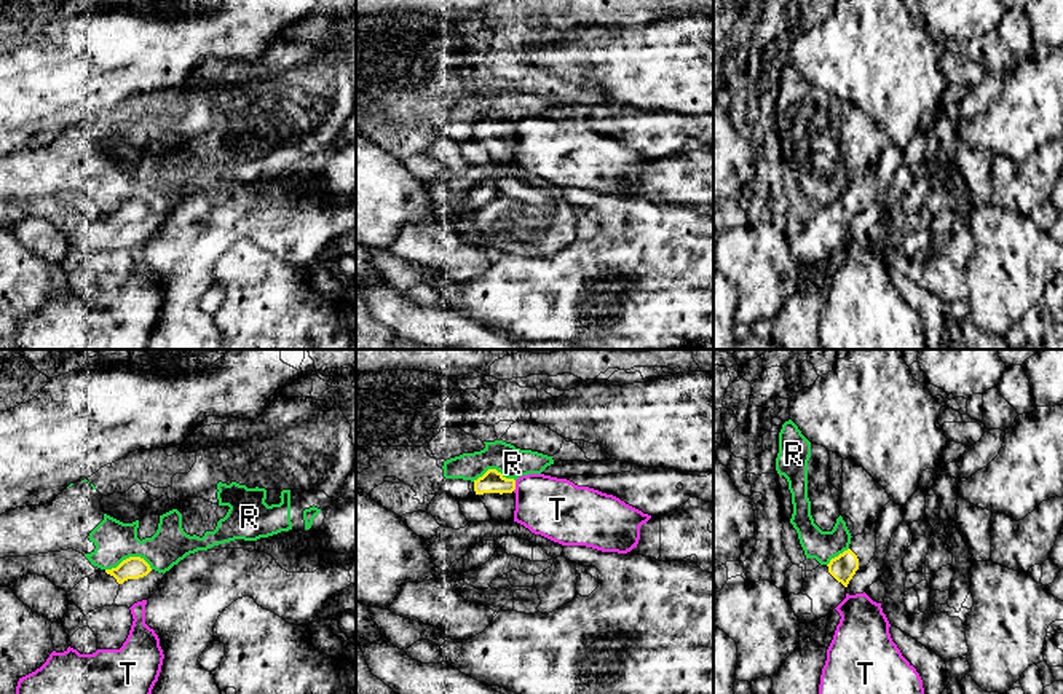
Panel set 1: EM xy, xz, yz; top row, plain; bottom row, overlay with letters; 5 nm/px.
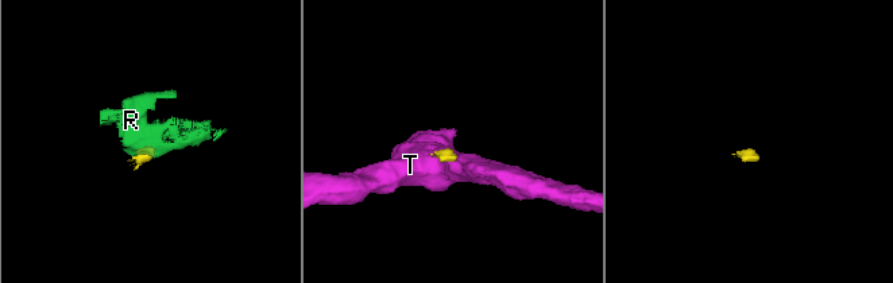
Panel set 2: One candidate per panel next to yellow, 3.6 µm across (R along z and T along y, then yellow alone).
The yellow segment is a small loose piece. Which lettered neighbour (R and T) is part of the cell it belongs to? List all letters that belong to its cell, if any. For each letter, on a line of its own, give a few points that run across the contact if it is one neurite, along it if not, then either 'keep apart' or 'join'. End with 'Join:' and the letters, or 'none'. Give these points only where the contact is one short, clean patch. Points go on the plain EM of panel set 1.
R: line xy (152, 211), (139, 200), (126, 200), (106, 212); keep apart
T: line xz (516, 123), (513, 133); keep apart
Join: none

